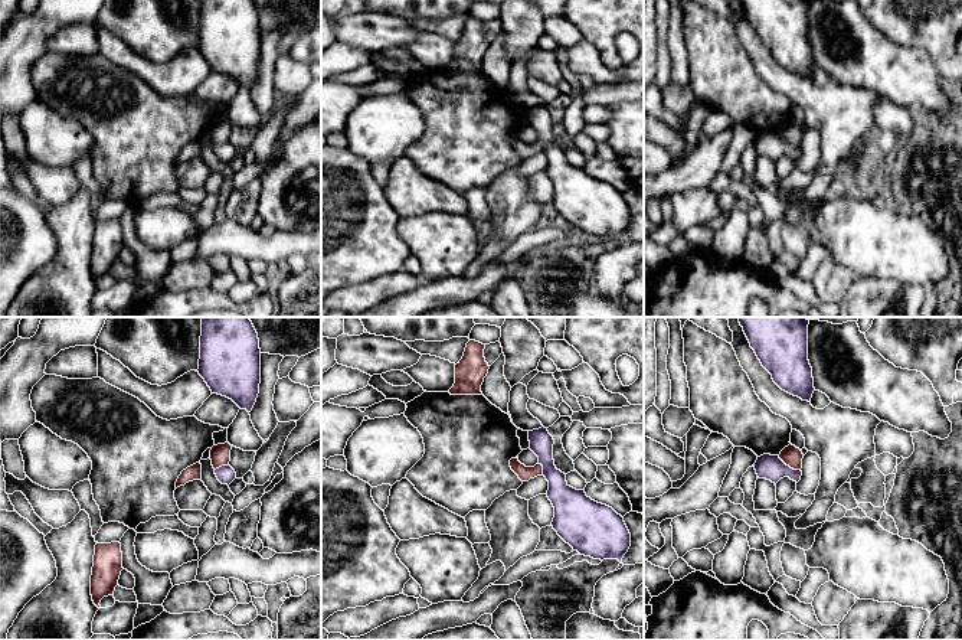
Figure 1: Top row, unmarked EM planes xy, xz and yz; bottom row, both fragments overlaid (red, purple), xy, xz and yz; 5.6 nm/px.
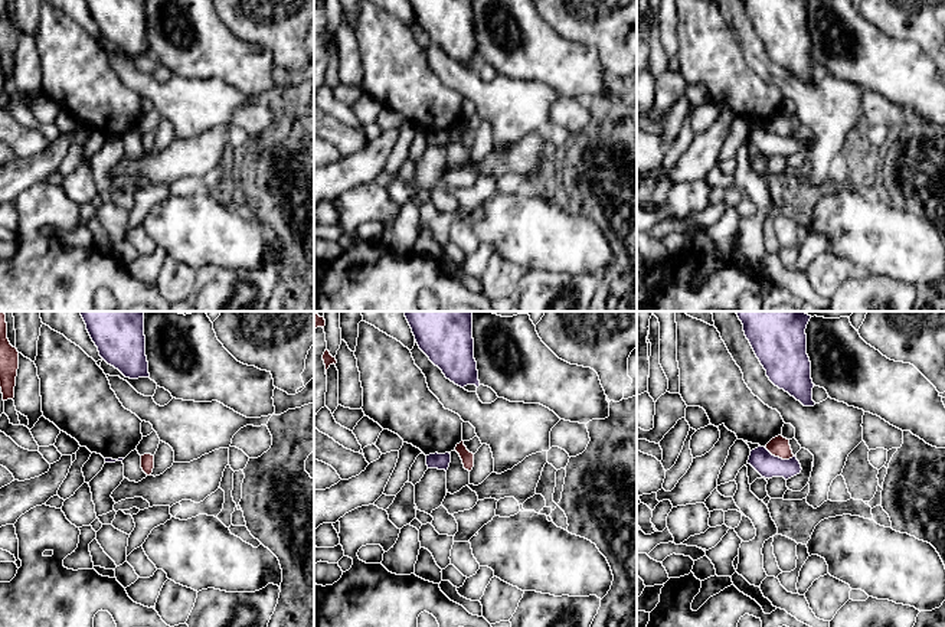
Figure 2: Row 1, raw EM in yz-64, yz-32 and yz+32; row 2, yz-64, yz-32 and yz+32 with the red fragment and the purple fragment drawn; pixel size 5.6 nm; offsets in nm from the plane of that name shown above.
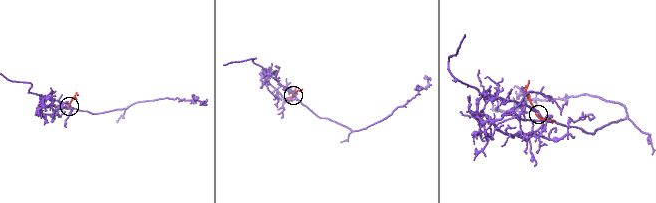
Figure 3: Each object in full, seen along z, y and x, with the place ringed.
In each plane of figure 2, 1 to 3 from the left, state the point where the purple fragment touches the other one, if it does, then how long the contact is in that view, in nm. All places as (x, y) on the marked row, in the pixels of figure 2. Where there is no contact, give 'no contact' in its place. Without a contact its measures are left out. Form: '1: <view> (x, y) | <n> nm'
1: no contact
2: no contact
3: yz+32 (780, 457) | 180 nm

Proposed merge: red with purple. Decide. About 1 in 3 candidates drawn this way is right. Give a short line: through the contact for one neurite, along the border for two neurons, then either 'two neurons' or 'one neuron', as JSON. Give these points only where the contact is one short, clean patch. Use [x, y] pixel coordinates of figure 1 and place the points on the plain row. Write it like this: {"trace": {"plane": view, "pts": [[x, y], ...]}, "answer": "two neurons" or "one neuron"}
{"answer": "two neurons"}

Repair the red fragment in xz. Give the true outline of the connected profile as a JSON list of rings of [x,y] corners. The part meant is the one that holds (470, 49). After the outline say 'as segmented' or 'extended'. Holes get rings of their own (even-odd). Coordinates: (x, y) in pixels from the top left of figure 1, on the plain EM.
[[[480,19],[467,20],[462,36],[455,42],[455,61],[448,68],[451,72],[482,72],[481,62],[490,46],[484,26]]]; as segmented

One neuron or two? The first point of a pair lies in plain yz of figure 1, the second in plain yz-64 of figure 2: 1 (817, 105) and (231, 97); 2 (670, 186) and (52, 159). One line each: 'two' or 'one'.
1: one
2: one

